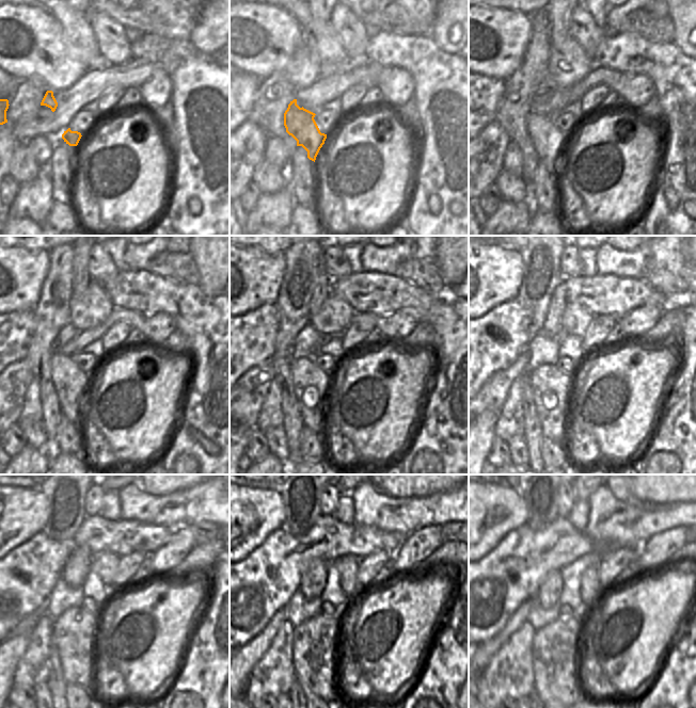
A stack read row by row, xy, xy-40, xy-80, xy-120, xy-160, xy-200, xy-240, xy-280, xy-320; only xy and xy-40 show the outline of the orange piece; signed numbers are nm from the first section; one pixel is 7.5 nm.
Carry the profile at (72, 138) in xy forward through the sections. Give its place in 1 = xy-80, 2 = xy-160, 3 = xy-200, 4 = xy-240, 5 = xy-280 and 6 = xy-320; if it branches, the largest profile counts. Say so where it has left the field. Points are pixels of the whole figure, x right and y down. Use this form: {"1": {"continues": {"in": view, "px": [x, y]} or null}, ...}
{"1": {"continues": {"in": "xy-80", "px": [549, 142]}}, "2": {"continues": {"in": "xy-160", "px": [312, 384]}}, "3": {"continues": {"in": "xy-200", "px": [551, 387]}}, "4": {"continues": {"in": "xy-240", "px": [74, 634]}}, "5": {"continues": {"in": "xy-280", "px": [314, 642]}}, "6": {"continues": {"in": "xy-320", "px": [555, 646]}}}

